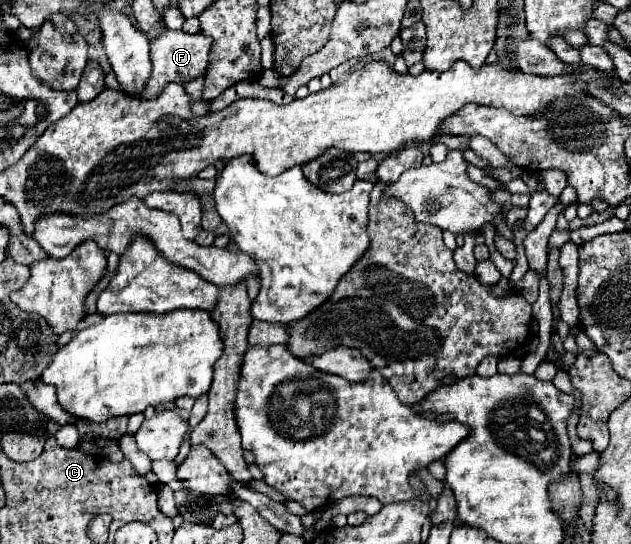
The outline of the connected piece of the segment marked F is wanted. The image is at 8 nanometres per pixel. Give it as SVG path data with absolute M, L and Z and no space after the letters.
M166 30L158 40L150 42L150 56L152 56L152 76L146 84L146 90L142 92L142 98L158 98L160 90L164 90L166 84L178 82L186 84L190 80L200 78L206 74L210 64L210 46L212 38L204 34L186 34L182 30Z

